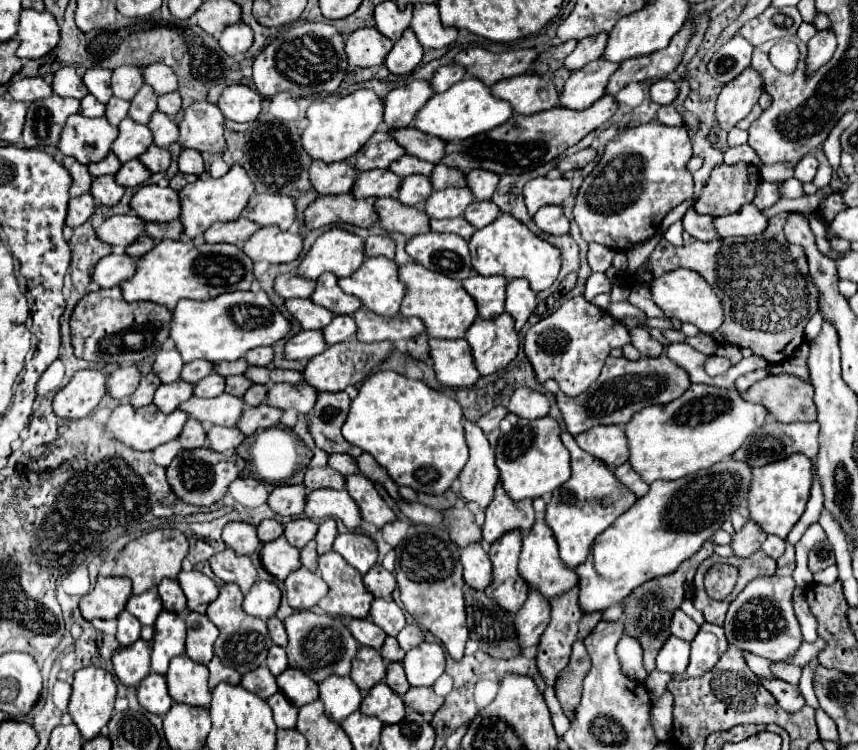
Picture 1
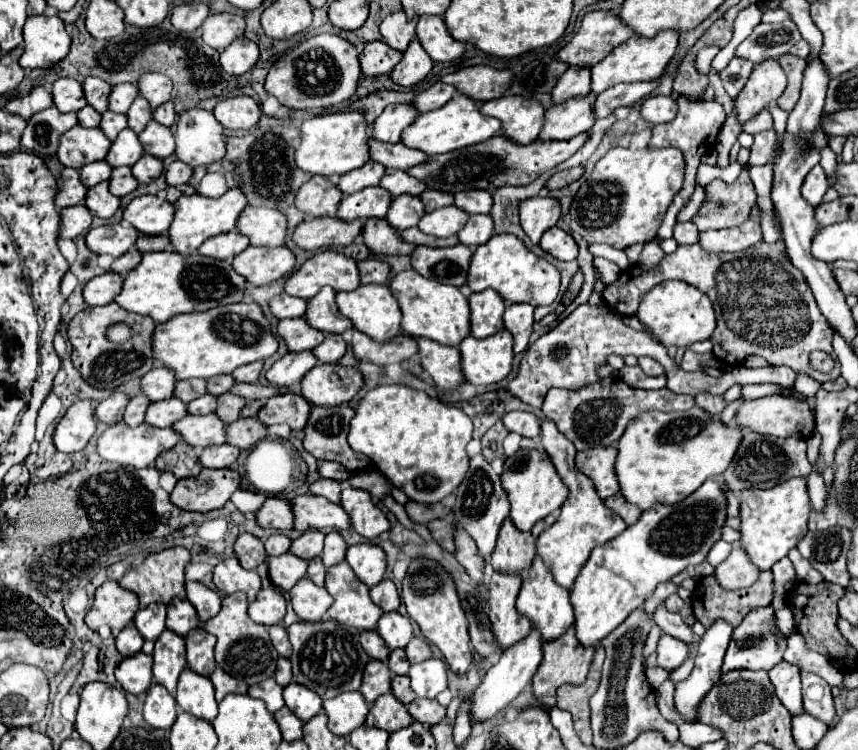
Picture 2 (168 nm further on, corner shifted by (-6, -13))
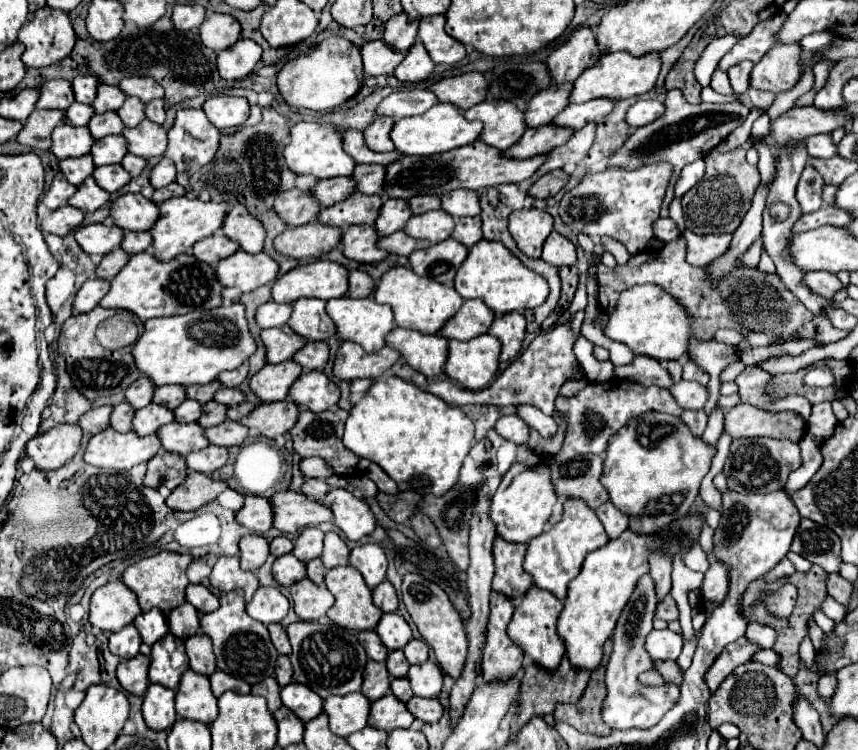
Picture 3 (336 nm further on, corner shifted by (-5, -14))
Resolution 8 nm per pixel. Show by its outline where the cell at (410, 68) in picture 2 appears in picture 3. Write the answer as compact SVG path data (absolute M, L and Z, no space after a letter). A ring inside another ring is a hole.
M417 40L409 50L405 60L395 68L395 78L401 82L421 82L433 72L435 64L429 60L429 54L425 52L425 46L421 40Z

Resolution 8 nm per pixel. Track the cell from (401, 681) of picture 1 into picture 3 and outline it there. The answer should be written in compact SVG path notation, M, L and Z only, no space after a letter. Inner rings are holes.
M391 678L391 692L393 692L401 702L409 702L409 698L413 696L407 678Z

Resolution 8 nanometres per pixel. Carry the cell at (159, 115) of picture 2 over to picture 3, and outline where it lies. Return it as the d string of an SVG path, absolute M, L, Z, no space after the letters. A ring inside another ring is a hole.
M161 98L145 104L145 118L153 120L157 124L163 124L165 122L165 108L163 108L163 100Z

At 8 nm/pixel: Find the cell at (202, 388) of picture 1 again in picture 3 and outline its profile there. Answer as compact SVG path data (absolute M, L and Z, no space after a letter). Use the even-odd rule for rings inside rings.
M185 400L173 410L177 422L197 422L201 416L201 404L197 400Z

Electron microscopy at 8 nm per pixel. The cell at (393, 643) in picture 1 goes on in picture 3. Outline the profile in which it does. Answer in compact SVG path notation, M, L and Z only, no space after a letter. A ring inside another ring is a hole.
M395 650L395 652L389 652L389 656L387 656L387 670L389 670L389 674L391 676L395 676L395 678L403 678L403 676L407 676L407 670L409 670L409 662L405 660L405 654L403 654L403 650Z

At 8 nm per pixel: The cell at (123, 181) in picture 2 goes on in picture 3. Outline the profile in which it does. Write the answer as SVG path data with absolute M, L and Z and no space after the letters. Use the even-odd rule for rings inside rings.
M121 164L99 166L99 168L93 170L93 178L107 192L115 192L115 190L119 190L121 186L125 186L131 180L131 176L121 168Z

